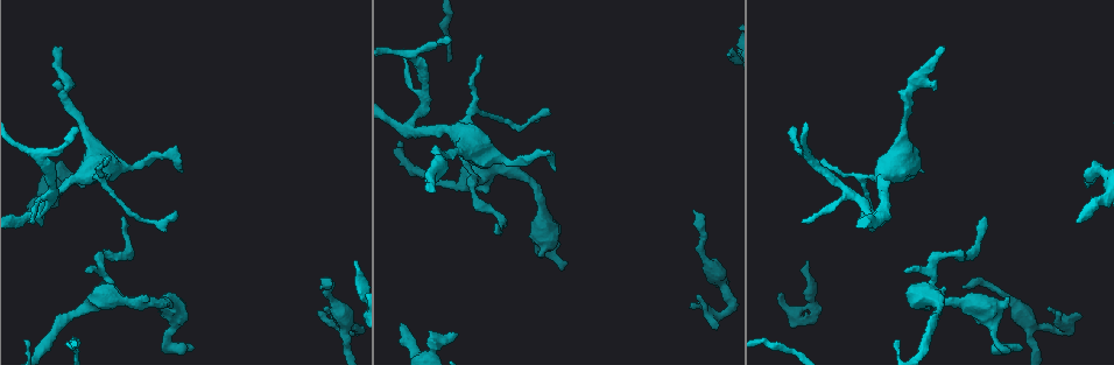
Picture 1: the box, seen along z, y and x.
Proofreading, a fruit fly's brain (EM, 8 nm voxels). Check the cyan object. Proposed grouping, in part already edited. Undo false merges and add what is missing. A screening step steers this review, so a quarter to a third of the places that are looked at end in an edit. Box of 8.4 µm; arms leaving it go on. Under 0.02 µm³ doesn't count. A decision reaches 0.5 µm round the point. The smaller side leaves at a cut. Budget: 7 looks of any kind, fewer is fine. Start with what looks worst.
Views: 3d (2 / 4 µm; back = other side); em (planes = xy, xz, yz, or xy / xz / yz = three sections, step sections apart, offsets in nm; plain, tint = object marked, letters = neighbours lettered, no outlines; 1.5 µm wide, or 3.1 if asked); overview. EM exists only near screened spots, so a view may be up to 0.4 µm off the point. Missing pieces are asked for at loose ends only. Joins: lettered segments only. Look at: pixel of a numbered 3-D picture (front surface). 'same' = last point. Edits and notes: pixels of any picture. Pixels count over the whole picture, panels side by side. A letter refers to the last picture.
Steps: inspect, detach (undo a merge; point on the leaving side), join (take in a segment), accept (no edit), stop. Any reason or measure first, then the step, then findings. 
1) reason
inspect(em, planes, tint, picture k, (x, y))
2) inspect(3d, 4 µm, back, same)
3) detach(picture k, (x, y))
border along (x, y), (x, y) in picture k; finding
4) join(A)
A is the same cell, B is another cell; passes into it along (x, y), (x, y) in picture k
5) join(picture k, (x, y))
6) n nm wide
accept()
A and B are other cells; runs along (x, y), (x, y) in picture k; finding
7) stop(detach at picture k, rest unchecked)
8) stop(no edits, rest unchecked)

branch stops here
inspect(em, planes, plain, picture 1, (1079, 222))

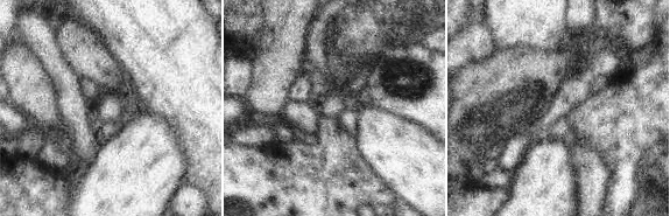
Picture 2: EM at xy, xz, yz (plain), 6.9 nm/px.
see the neighbours
inspect(em, planes, letters, same)

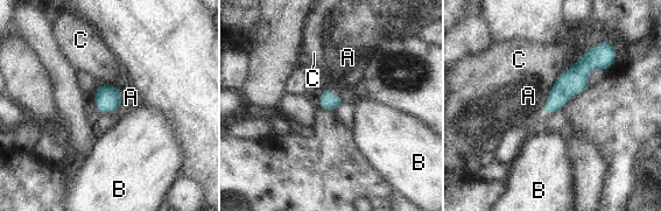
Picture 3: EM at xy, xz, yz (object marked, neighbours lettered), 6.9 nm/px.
C touches over 340 nm
accept()
A, B and C are other cells; border along (114, 85), (120, 95), (121, 107) in picture 3; none of them fits

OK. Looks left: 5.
inspect(3d, 4 µm, picture 1, (964, 288))

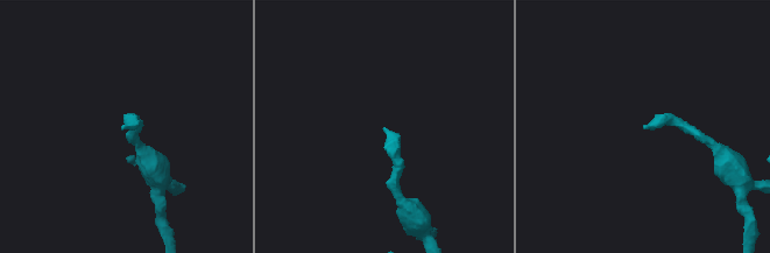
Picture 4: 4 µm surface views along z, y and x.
need the tissue
inspect(em, planes, letters, picture 4, (383, 131))

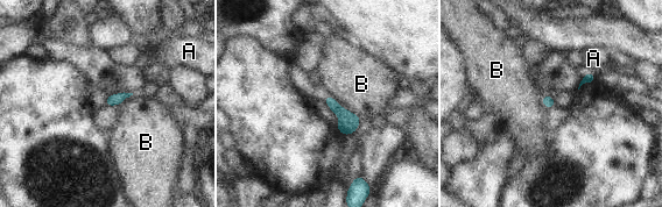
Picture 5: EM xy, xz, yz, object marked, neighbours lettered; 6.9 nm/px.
B touches over 280 nm
accept()
A and B are other cells; border along (329, 94), (343, 107), (361, 118) in picture 5; no lettered segment goes on from it

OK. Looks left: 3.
an open end
inspect(3d, 2 µm, back, picture 1, (124, 217))

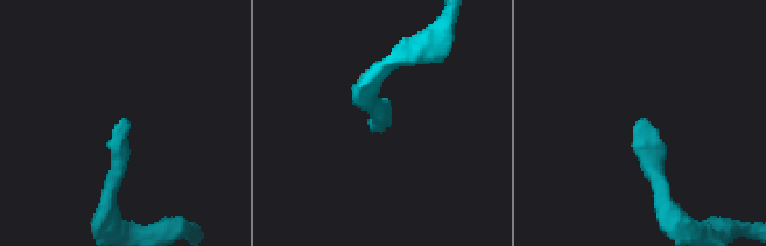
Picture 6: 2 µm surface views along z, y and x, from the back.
inspect(em, yz, step 8, letters, picture 6, (635, 125))

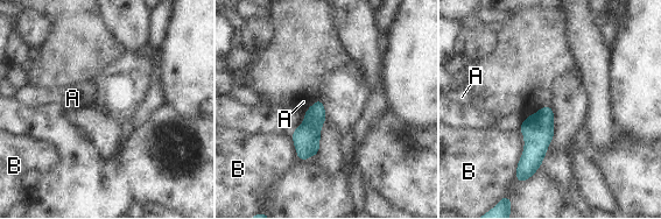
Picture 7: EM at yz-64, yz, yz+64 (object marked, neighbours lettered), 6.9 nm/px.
another direction
inspect(em, planes, letters, same)

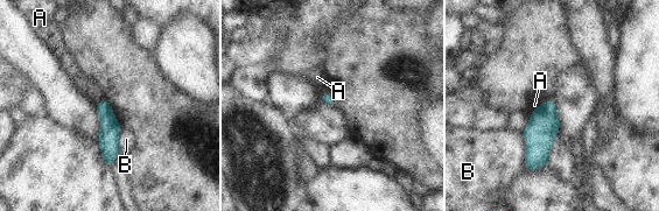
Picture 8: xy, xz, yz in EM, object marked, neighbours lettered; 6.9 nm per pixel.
accept()
A and B are other cells; border along (329, 90), (319, 98) in picture 8; no lettered segment goes on from it

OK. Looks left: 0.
stop(no edits, rest unchecked)

